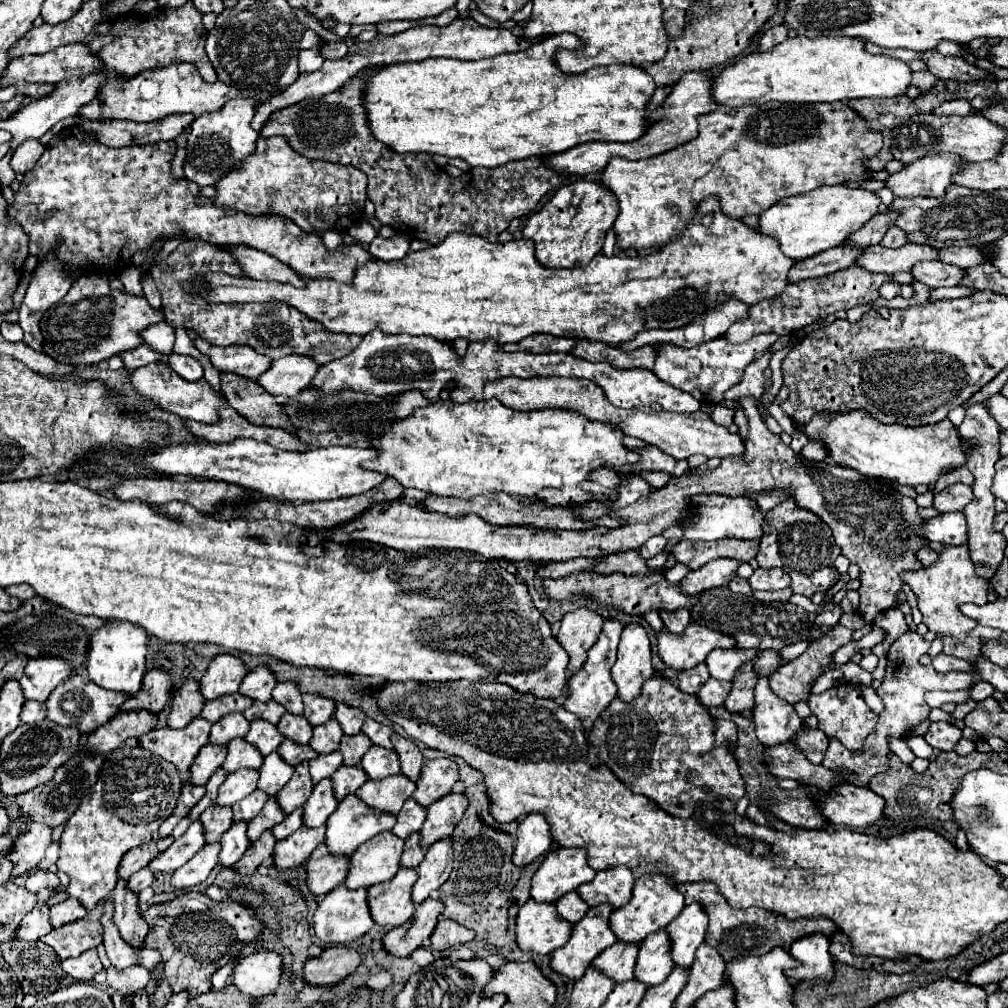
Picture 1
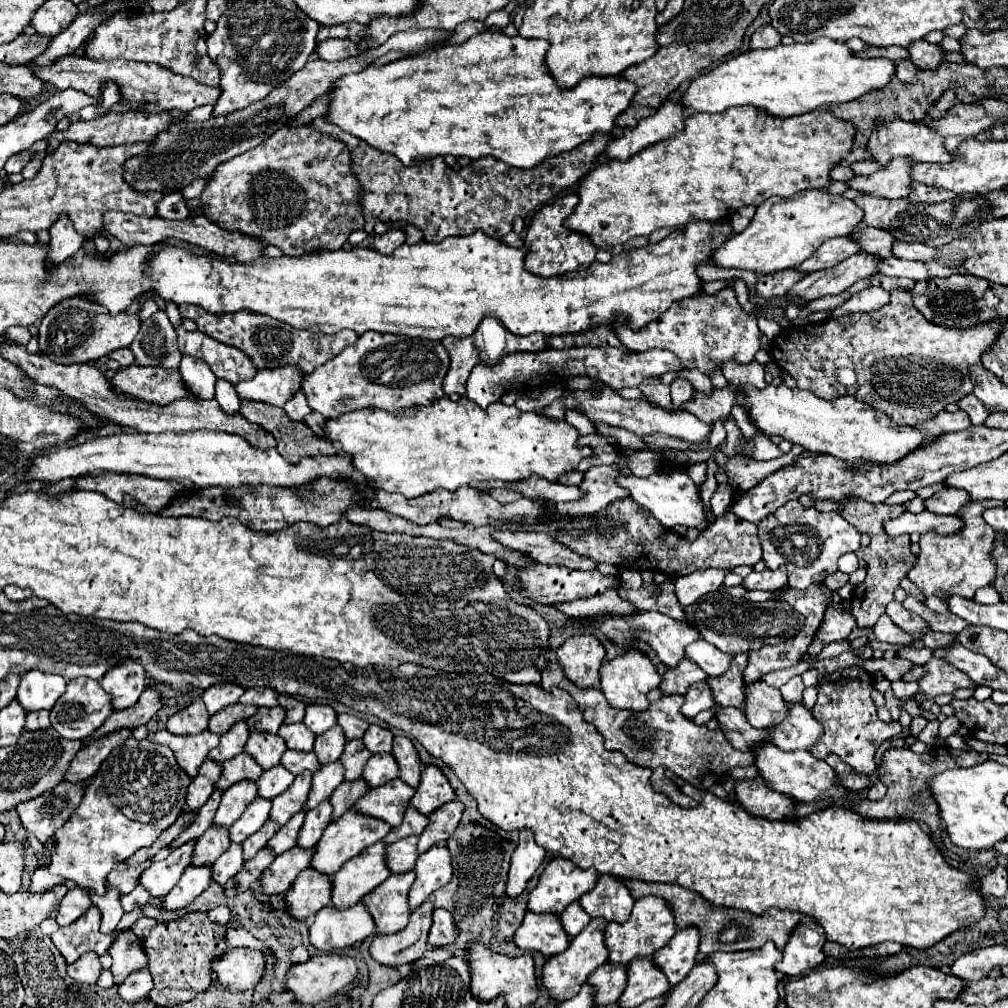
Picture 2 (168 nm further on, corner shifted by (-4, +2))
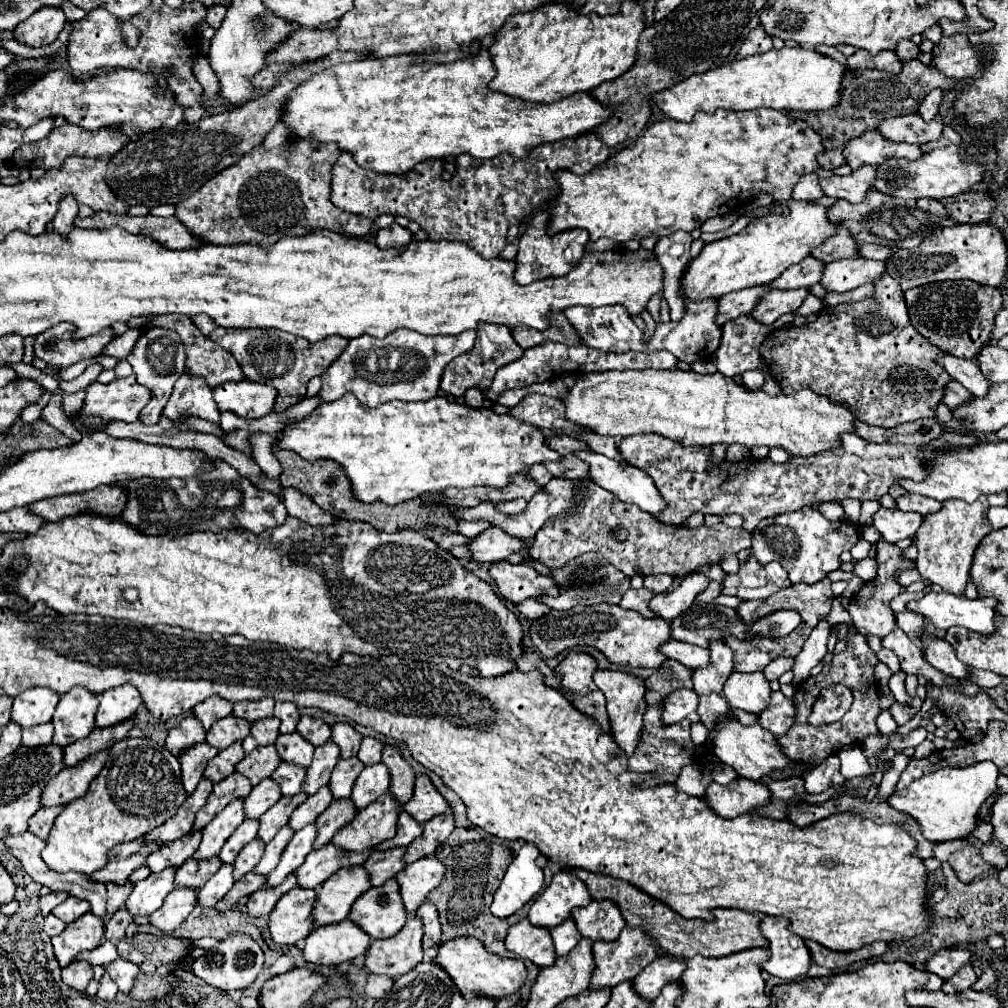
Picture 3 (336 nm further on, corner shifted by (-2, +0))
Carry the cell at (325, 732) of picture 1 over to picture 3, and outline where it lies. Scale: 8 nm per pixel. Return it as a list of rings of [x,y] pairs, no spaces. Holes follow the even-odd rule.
[[[326,741],[322,747],[316,747],[314,761],[306,769],[306,779],[302,783],[302,789],[306,795],[314,795],[318,789],[326,787],[330,783],[330,773],[340,759],[338,747],[334,747],[334,741]]]

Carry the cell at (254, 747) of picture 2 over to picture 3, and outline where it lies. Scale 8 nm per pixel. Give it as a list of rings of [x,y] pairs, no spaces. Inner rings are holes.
[[[272,745],[258,747],[238,763],[236,771],[242,773],[244,777],[248,777],[252,781],[252,785],[258,785],[262,779],[270,777],[280,763],[282,763],[282,759],[278,759],[276,747],[272,747]]]

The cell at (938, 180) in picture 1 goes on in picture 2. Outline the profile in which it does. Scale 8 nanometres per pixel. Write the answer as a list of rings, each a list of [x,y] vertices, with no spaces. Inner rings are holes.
[[[900,157],[890,161],[882,171],[876,171],[868,177],[856,175],[848,181],[848,185],[876,197],[908,197],[912,193],[912,165],[914,163],[910,157]]]

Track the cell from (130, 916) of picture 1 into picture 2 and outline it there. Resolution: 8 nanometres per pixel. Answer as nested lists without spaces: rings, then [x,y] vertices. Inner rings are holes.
[[[124,929],[118,933],[118,937],[110,945],[108,953],[114,959],[110,971],[114,975],[116,985],[120,985],[130,973],[142,971],[148,967],[148,955],[144,955],[142,939],[138,935],[134,935],[130,929]]]

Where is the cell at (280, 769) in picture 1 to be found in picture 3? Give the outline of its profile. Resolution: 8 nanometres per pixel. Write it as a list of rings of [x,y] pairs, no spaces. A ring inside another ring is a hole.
[[[264,779],[262,783],[258,783],[258,787],[252,789],[252,793],[244,799],[244,813],[246,819],[260,819],[260,815],[264,811],[268,811],[268,807],[272,803],[276,803],[282,797],[280,787],[272,781],[272,779]]]

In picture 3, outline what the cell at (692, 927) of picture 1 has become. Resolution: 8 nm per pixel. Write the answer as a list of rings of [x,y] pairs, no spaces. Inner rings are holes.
[[[658,955],[658,959],[654,959],[654,963],[650,963],[650,967],[646,967],[646,971],[642,971],[642,975],[638,975],[638,979],[634,979],[634,991],[638,995],[642,995],[642,999],[656,999],[656,995],[662,991],[664,985],[674,983],[680,979],[684,971],[684,959],[674,959],[670,955]]]

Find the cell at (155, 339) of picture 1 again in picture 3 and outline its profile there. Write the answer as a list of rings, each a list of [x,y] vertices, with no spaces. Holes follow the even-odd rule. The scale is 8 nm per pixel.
[[[150,329],[150,331],[146,331],[146,335],[142,335],[136,341],[136,345],[130,351],[130,355],[126,357],[126,361],[134,367],[136,381],[152,391],[150,403],[140,411],[140,421],[144,425],[156,425],[158,419],[162,417],[162,411],[164,411],[164,407],[168,403],[168,397],[172,393],[172,387],[174,387],[176,379],[184,373],[184,361],[186,361],[184,343],[182,343],[182,339],[180,339],[180,335],[176,331]]]

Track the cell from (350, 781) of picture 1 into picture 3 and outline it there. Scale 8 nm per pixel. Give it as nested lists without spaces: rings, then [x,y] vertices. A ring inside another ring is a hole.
[[[342,799],[342,803],[330,803],[330,807],[316,819],[316,839],[314,839],[314,849],[320,849],[324,845],[328,845],[334,835],[346,827],[356,815],[356,807],[350,799]]]

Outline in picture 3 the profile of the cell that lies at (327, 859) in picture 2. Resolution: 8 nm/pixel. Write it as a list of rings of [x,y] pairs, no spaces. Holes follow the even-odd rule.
[[[332,843],[322,847],[322,851],[310,851],[306,861],[294,871],[298,879],[298,887],[316,889],[338,869],[362,865],[370,853],[372,851],[366,851],[366,855],[346,855],[346,851],[338,851]]]

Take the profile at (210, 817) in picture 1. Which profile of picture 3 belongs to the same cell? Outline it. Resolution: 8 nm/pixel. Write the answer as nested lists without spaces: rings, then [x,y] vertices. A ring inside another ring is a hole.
[[[218,857],[206,859],[198,863],[196,859],[188,859],[174,877],[176,887],[188,887],[188,889],[200,889],[222,865],[218,863]]]

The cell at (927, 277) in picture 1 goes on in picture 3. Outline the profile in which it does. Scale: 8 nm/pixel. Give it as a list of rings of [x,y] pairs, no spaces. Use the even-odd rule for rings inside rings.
[[[862,257],[840,259],[824,265],[820,285],[826,291],[846,293],[864,283],[874,283],[874,279],[878,279],[878,275],[882,275],[884,271],[886,271],[886,265],[882,261],[872,261]]]

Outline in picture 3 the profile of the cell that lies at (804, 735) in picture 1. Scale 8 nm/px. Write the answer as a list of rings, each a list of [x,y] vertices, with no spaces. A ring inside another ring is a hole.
[[[780,691],[772,693],[770,705],[760,713],[760,725],[764,729],[768,729],[774,737],[784,735],[792,723],[794,723],[794,703],[790,699],[786,699]]]

